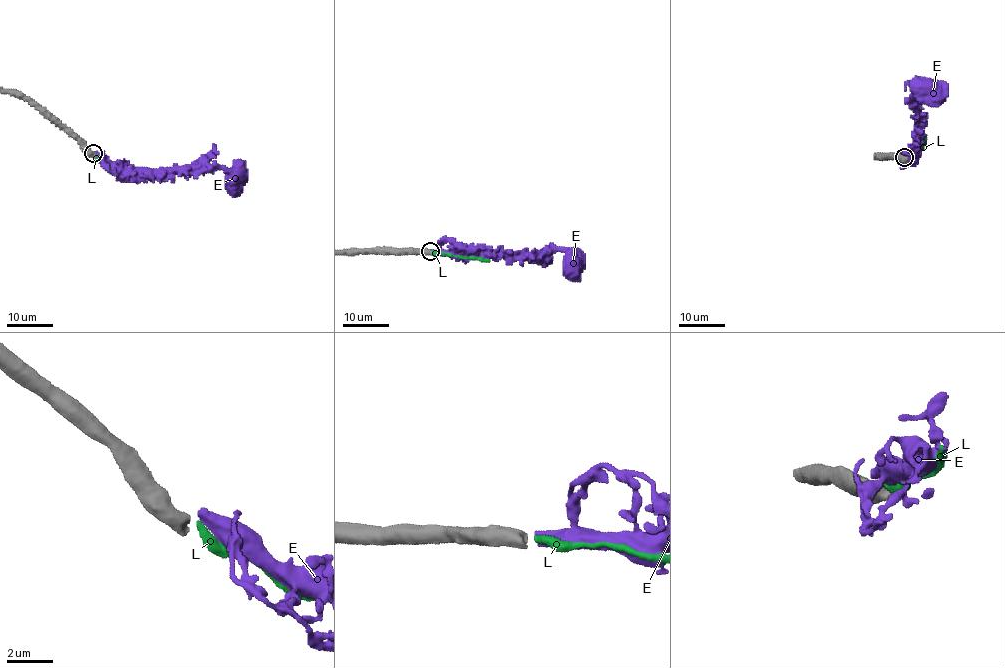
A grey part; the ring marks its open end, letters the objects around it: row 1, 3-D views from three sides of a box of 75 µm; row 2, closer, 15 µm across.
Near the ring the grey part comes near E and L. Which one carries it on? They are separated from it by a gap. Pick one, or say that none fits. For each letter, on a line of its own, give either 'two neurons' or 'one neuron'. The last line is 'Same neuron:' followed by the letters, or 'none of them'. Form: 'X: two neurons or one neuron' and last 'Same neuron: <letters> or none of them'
E: one neuron
L: two neurons
Same neuron: E

